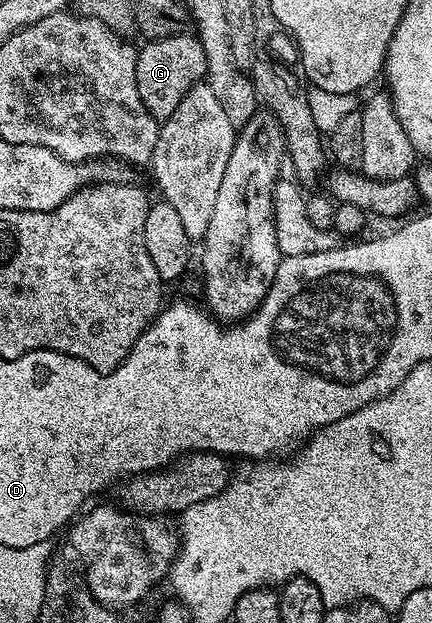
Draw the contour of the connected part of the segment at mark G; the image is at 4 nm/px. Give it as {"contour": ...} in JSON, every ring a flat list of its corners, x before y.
{"contour":[[179,35,177,37,150,39,145,42,146,46,141,46,138,49,138,58,136,59,136,87,140,91,140,99,144,103,144,107,148,107,148,111,160,123,172,115,172,111,180,103,180,99,186,93,188,86,206,77,206,56,202,50,202,45,199,43,197,36,186,36]]}

